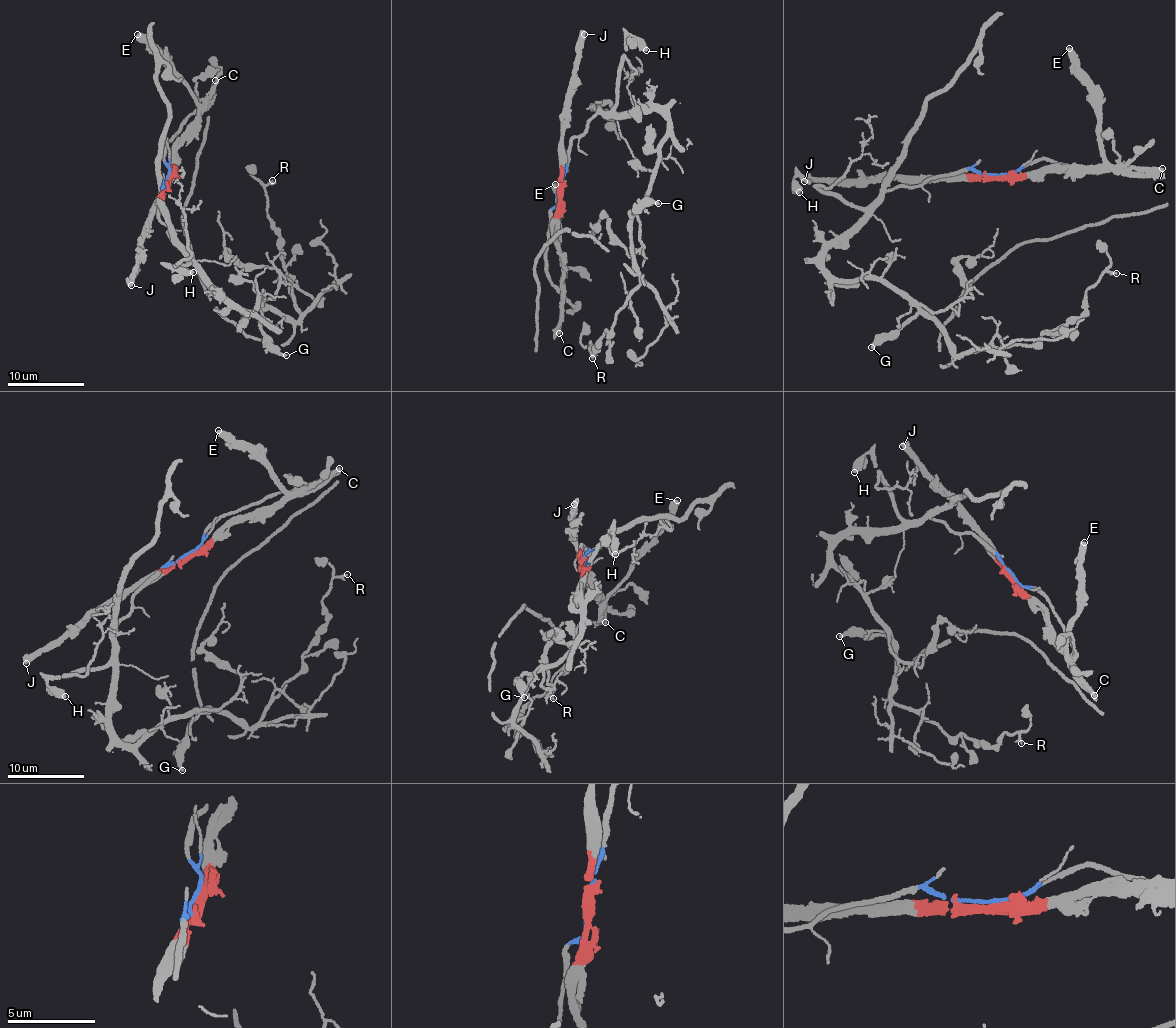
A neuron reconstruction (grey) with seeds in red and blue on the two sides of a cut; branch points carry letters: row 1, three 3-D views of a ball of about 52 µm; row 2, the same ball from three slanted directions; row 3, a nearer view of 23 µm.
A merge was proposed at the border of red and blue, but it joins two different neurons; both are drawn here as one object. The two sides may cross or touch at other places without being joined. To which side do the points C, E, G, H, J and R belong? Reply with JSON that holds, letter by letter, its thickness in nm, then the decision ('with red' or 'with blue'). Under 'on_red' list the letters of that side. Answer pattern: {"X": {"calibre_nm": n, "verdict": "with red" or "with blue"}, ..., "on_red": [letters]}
{"C": {"calibre_nm": 440, "verdict": "with red"}, "E": {"calibre_nm": 650, "verdict": "with red"}, "G": {"calibre_nm": 280, "verdict": "with blue"}, "H": {"calibre_nm": 550, "verdict": "with blue"}, "J": {"calibre_nm": 550, "verdict": "with red"}, "R": {"calibre_nm": 180, "verdict": "with blue"}, "on_red": ["C", "E", "J"]}

